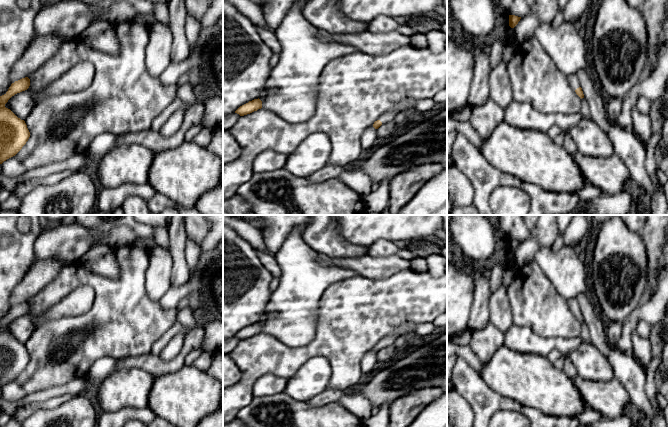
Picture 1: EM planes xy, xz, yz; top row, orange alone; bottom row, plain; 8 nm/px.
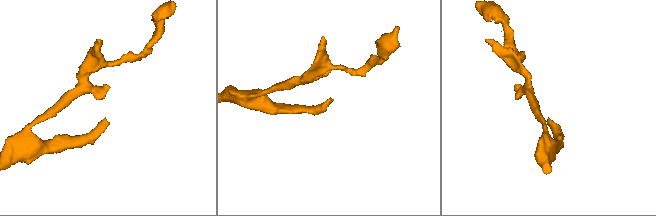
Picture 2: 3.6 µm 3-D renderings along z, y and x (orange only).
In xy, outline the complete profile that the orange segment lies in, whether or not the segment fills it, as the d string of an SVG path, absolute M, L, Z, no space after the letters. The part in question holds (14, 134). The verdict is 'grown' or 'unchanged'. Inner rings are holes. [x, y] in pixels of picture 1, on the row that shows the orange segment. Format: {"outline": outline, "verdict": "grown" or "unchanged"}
{"outline": "M22 78L12 83L8 91L0 96L0 164L15 156L30 137L25 121L5 107L12 96L27 90L29 86L30 79Z", "verdict": "unchanged"}

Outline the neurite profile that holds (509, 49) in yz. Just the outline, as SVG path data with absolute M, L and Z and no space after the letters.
M516 40L506 41L502 51L502 60L504 62L508 63L513 58L517 44Z

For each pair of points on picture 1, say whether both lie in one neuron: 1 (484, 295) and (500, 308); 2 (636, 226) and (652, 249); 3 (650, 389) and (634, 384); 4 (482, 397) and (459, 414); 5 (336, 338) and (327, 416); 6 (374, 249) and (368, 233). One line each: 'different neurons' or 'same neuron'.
1: different neurons
2: different neurons
3: different neurons
4: different neurons
5: different neurons
6: different neurons

